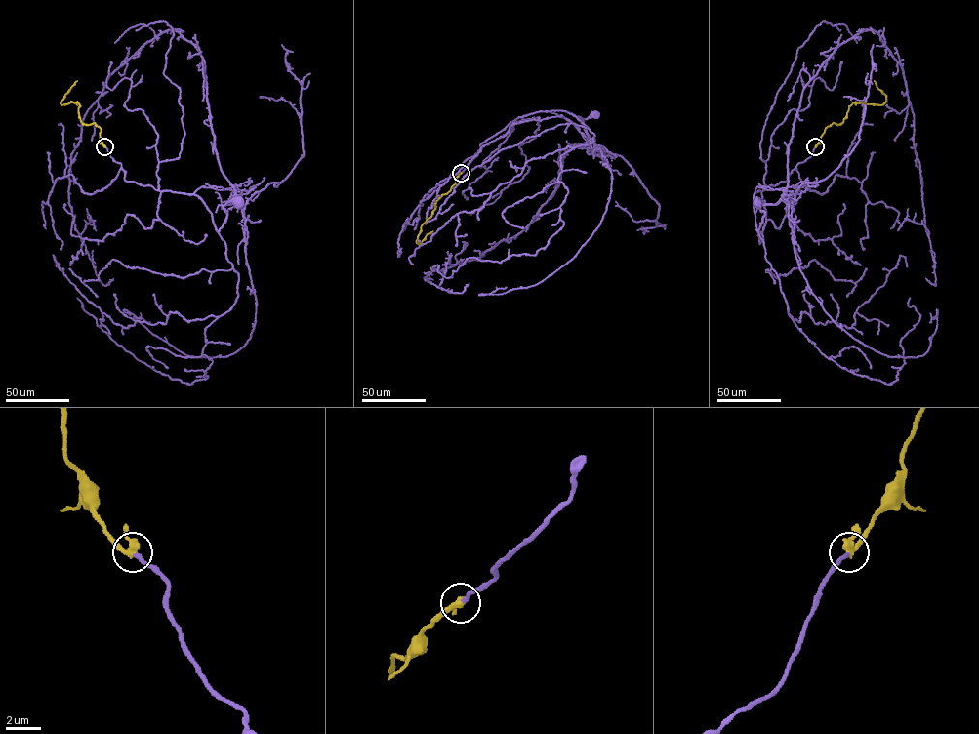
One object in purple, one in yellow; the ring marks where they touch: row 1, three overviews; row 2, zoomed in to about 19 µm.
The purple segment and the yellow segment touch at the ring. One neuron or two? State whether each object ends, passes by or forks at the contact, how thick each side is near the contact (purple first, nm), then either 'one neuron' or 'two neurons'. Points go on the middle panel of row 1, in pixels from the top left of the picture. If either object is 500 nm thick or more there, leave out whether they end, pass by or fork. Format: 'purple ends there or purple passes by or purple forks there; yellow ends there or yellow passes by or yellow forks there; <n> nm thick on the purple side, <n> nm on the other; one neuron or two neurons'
purple ends there; yellow passes by; 240 nm thick on the purple side, 360 nm on the other; one neuron

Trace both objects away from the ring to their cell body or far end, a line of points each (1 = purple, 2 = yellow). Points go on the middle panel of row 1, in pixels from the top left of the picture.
1: (461, 173), (482, 142), (519, 117), (565, 110), (583, 121), (580, 116), (586, 119), (595, 114)
2: (461, 173), (450, 190), (436, 201), (435, 208), (422, 224), (417, 242), (421, 243), (432, 231)

